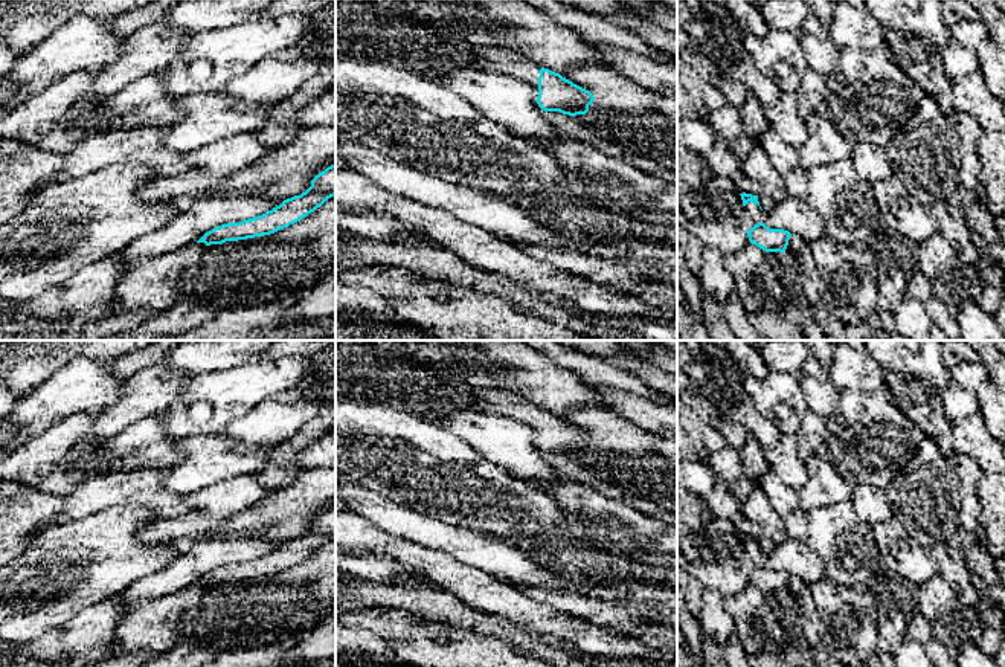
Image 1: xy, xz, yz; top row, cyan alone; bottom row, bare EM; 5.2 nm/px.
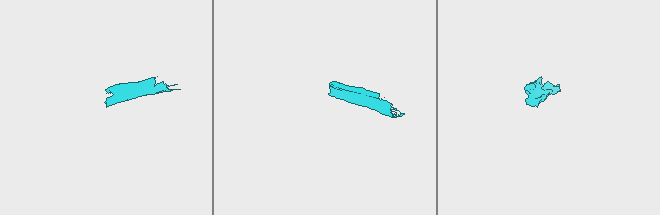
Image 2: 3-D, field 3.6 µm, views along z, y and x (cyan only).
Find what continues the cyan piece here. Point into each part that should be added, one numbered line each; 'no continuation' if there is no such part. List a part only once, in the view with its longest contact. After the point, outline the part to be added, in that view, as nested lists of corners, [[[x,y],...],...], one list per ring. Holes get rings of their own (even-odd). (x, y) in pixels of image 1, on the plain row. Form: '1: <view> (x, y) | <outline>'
1: xz (500, 402) | [[[505,389],[468,391],[483,412],[509,417],[519,423],[528,424],[537,430],[535,441],[538,440],[541,408]]]

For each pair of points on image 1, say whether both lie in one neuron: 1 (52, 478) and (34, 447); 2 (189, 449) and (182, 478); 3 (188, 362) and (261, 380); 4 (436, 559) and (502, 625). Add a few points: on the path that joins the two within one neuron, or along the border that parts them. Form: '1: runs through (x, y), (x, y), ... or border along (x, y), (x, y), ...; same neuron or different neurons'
1: runs through (48, 470), (46, 460), (41, 455); same neuron
2: runs through (189, 457), (189, 470); same neuron
3: border along (253, 357), (232, 368), (192, 374), (189, 377); different neurons
4: border along (461, 600), (471, 608), (510, 618), (526, 629); different neurons

